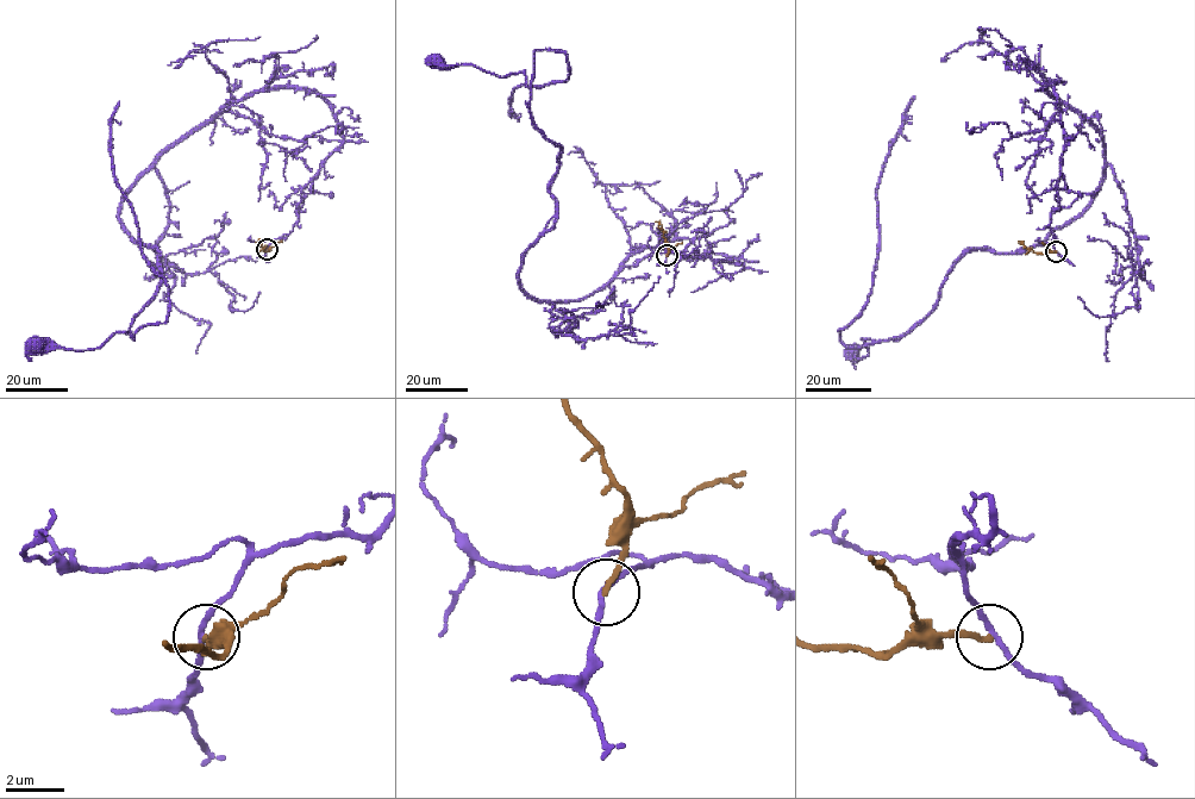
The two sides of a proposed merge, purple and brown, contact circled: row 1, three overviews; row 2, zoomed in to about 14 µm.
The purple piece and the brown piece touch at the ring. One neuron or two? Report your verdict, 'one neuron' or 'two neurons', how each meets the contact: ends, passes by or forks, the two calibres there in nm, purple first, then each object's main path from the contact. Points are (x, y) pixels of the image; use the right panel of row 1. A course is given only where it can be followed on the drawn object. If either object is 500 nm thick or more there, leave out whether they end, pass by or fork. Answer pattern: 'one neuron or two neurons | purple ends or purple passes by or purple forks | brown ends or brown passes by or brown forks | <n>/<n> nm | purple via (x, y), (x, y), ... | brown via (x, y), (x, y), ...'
two neurons | purple passes by | brown ends | 170/190 nm | purple via (1056, 251), (1058, 81), (1101, 133), (1090, 204), (1042, 244), (967, 251), (920, 322), (853, 349) | brown via (1056, 251), (1030, 251), (1020, 244)

